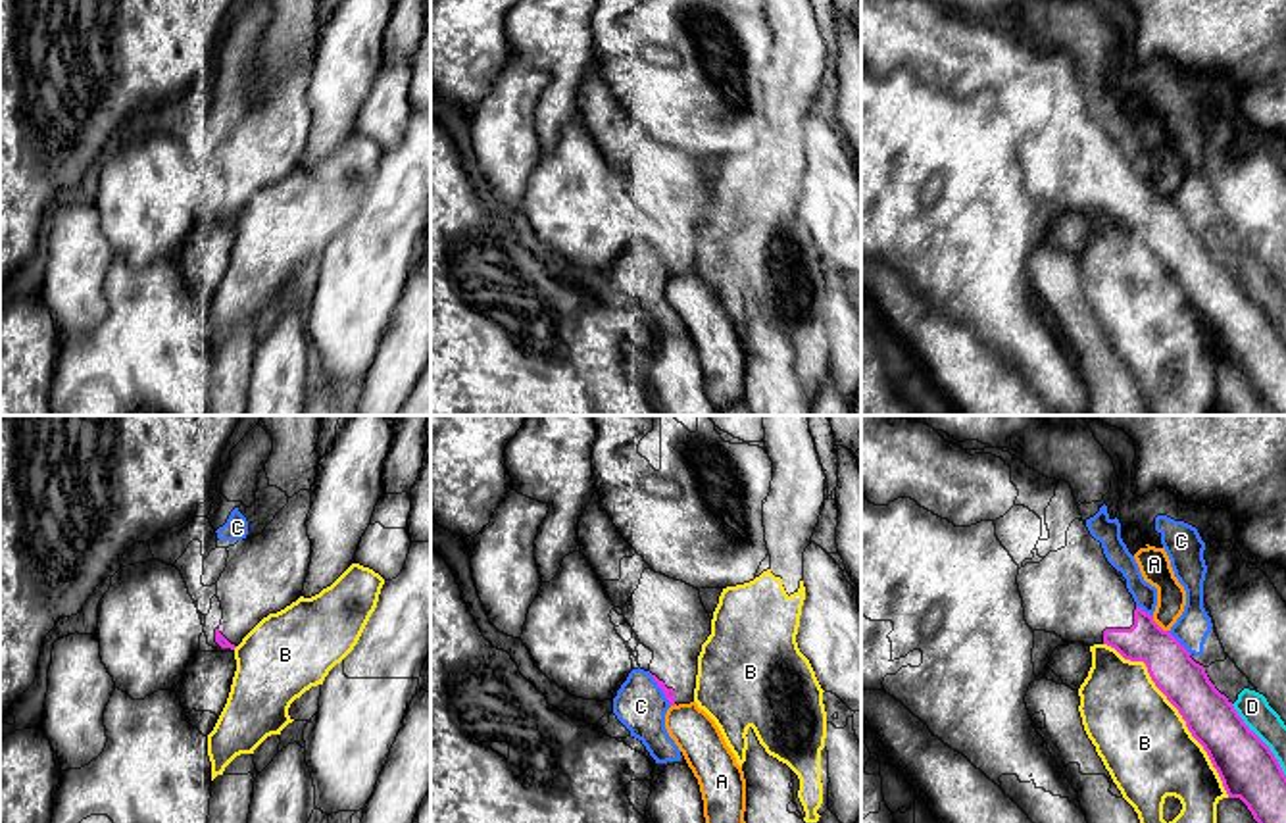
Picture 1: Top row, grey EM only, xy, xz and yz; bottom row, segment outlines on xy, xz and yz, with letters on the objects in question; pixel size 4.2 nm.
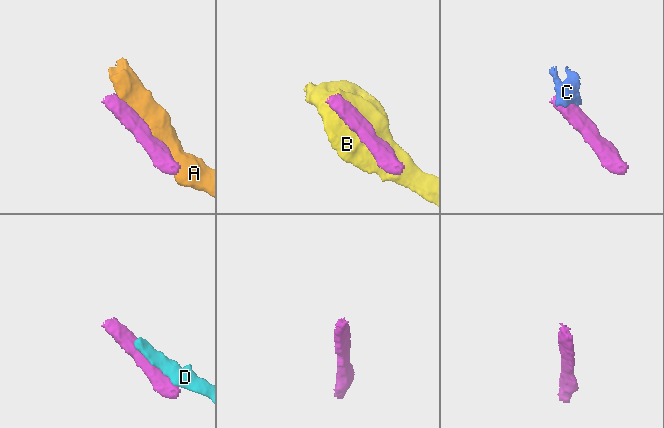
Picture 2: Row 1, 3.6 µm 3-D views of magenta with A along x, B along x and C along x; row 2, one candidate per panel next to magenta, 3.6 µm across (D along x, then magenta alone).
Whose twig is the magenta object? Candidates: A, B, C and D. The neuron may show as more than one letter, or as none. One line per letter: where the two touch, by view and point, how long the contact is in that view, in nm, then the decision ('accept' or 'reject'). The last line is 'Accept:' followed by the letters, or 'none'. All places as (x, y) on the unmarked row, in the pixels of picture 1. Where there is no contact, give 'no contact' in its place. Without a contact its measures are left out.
A: contact yz (1158, 195); length 100 nm; reject
B: contact yz (1177, 277); length 850 nm; reject
C: contact xz (660, 256); length 180 nm; reject
D: contact yz (1261, 310); length 380 nm; reject
Accept: none

